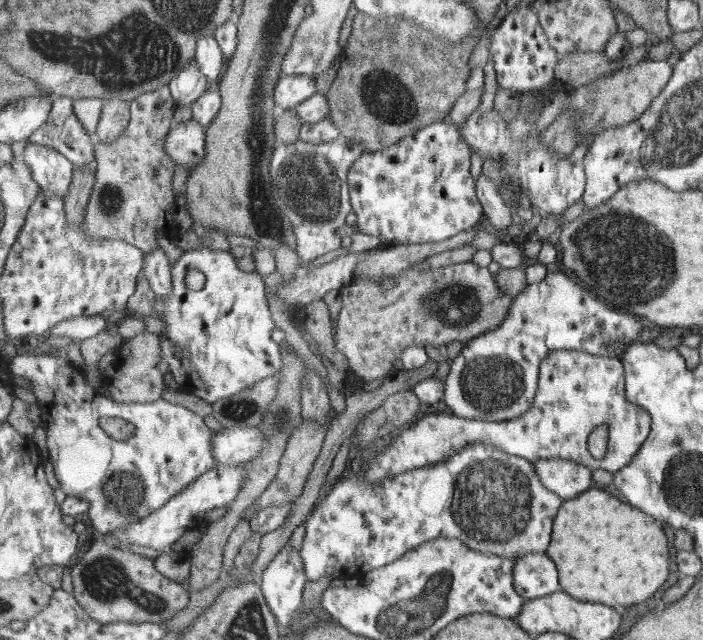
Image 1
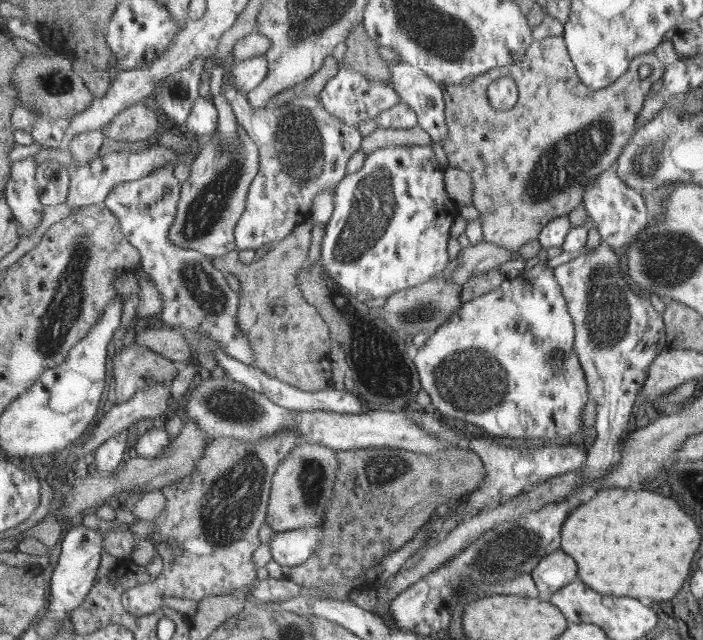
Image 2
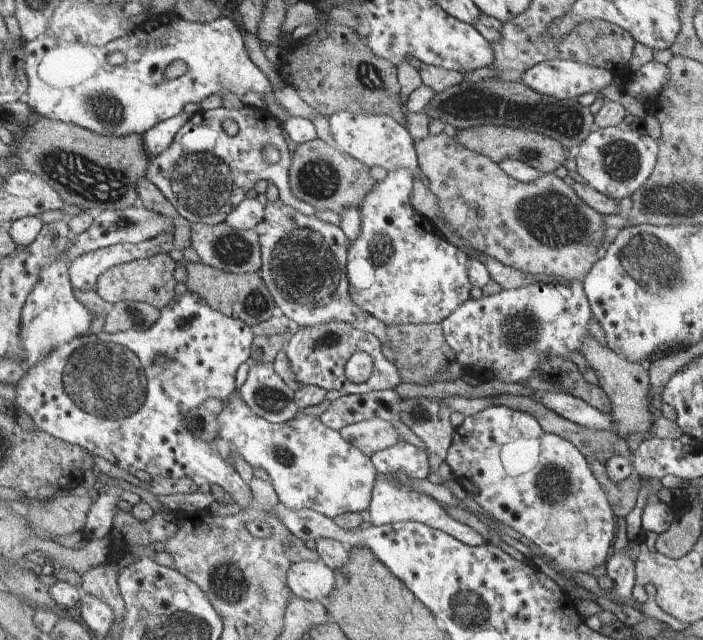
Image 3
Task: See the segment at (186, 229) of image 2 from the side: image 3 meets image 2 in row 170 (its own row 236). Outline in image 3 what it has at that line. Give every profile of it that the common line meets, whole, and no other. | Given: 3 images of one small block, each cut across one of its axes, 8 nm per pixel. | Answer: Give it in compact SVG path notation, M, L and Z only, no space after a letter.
M226 222L218 225L204 223L191 224L191 246L199 253L200 260L230 273L256 273L263 266L260 236L255 229L235 229Z

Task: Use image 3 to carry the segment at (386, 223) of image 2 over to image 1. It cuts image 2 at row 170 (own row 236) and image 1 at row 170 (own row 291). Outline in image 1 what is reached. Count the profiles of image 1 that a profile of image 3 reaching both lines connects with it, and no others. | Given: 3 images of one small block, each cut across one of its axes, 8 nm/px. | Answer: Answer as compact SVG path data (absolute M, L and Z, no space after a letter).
M440 122L427 125L418 130L418 132L407 137L405 140L401 140L391 146L384 147L383 150L378 151L365 151L363 156L359 157L359 160L355 161L353 168L351 168L348 174L348 182L350 187L350 198L354 212L357 216L358 230L363 234L370 234L371 236L381 236L389 240L395 240L399 243L436 243L447 240L455 235L475 227L479 218L484 214L484 208L481 199L478 197L478 191L476 188L476 180L471 174L471 147L467 140L463 137L463 134L451 122Z

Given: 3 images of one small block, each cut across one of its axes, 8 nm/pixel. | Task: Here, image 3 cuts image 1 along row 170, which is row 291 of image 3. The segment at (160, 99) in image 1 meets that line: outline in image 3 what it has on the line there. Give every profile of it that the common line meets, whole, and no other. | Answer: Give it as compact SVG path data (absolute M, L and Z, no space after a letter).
M159 253L151 255L151 258L117 265L107 269L105 273L99 276L95 291L103 300L113 305L119 301L141 301L162 309L176 295L177 282L173 272L178 265L179 263L173 260L168 253Z

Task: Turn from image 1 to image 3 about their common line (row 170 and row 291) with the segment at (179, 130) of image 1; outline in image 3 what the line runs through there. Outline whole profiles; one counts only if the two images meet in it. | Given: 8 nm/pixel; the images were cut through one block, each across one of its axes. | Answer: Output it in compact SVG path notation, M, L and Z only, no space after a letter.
M189 290L183 295L175 295L171 299L171 302L169 302L166 307L160 309L160 311L161 316L159 320L147 330L131 329L121 331L117 334L107 333L103 330L97 335L83 335L82 337L77 337L67 345L61 345L58 349L55 349L49 357L31 369L30 373L17 385L18 397L15 408L23 408L25 412L31 416L33 422L35 422L35 426L40 429L46 430L49 434L62 438L64 441L81 445L85 447L89 453L97 454L117 465L119 468L127 470L131 474L137 472L137 470L144 470L155 476L169 476L174 479L191 477L198 481L207 480L209 483L218 484L223 487L241 508L250 507L255 501L254 490L250 487L250 484L233 464L218 453L211 443L199 439L191 433L187 426L184 425L183 417L187 411L201 406L208 398L221 399L227 402L227 398L229 398L235 390L239 390L237 386L235 386L235 380L237 380L235 376L237 376L239 366L243 363L249 363L251 355L254 352L253 344L255 334L253 327L241 319L227 317L222 312L216 311L204 298L201 298L198 294L192 293Z

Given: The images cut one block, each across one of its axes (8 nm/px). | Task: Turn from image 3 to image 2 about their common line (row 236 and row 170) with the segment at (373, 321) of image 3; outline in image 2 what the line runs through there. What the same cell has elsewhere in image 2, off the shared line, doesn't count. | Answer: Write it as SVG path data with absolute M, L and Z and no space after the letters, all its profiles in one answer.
M226 82L222 93L233 107L238 122L246 128L249 138L257 144L262 159L260 171L248 193L246 212L236 225L236 243L240 250L258 251L261 247L272 248L285 240L299 225L311 220L315 199L323 192L333 191L347 175L350 160L363 144L363 134L340 118L326 111L320 97L297 95L291 101L272 109L256 109L249 98L243 96L236 84Z

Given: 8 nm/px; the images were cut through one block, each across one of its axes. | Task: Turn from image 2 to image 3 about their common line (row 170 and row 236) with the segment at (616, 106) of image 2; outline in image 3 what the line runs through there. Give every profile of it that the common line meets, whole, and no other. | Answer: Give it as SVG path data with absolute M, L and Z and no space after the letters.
M445 130L438 135L429 135L423 140L417 141L416 149L418 150L418 159L420 167L424 172L424 175L428 179L429 188L438 196L440 202L439 214L446 220L447 228L453 225L456 231L459 231L464 237L469 238L474 248L479 251L483 251L488 255L498 258L503 264L508 267L516 268L518 271L527 274L546 274L549 276L562 276L565 278L577 277L578 279L585 280L588 272L594 268L595 264L601 260L601 258L607 253L607 247L605 246L606 230L608 227L605 224L604 218L598 210L595 210L592 206L589 206L582 196L577 194L577 191L572 185L567 184L565 180L559 178L554 173L544 173L537 180L530 183L521 182L519 179L512 177L499 163L496 163L492 158L480 152L468 149L460 142L453 138L453 133L449 130Z

